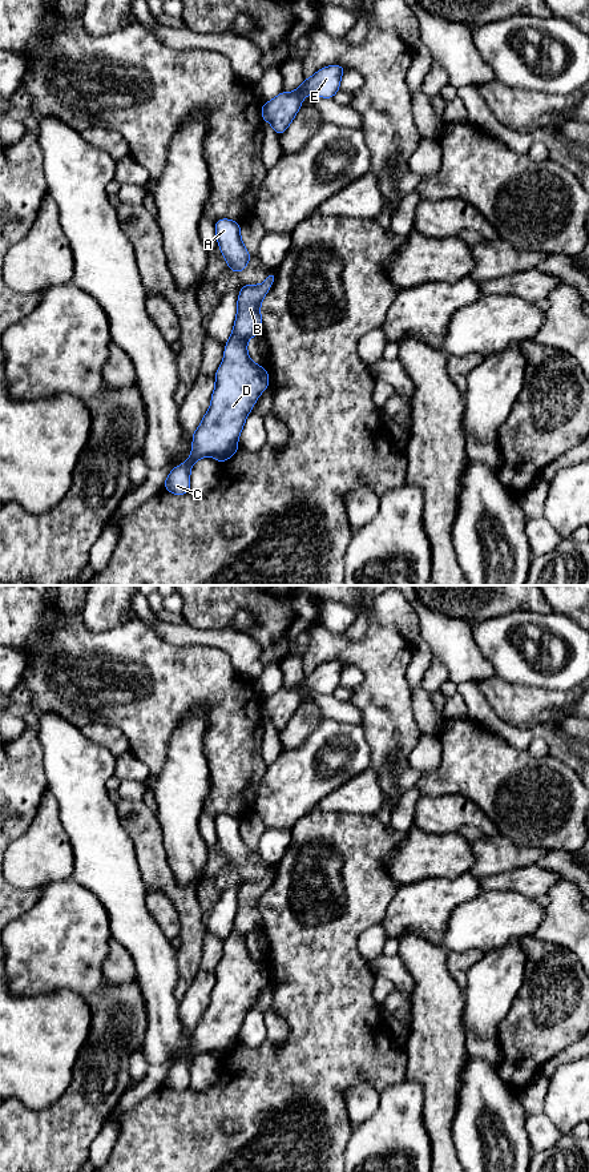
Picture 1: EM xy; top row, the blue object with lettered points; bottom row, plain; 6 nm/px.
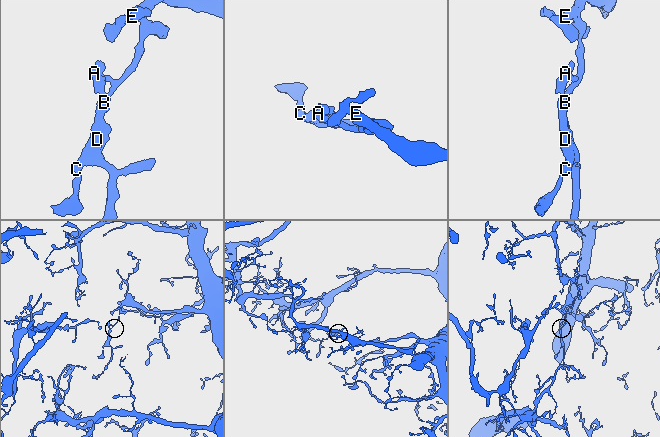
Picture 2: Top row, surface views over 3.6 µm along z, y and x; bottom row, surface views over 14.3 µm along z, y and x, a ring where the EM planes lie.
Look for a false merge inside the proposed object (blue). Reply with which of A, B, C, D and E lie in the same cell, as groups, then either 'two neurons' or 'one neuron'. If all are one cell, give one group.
A B C D E | one neuron

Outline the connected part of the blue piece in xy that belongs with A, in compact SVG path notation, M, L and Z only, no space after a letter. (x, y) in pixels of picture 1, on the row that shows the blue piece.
M222 218L214 222L218 247L234 274L247 267L251 255L241 239L241 223Z

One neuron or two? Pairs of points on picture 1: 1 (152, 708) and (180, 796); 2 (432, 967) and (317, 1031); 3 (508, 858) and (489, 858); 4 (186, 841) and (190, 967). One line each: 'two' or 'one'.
1: two
2: two
3: one
4: two

